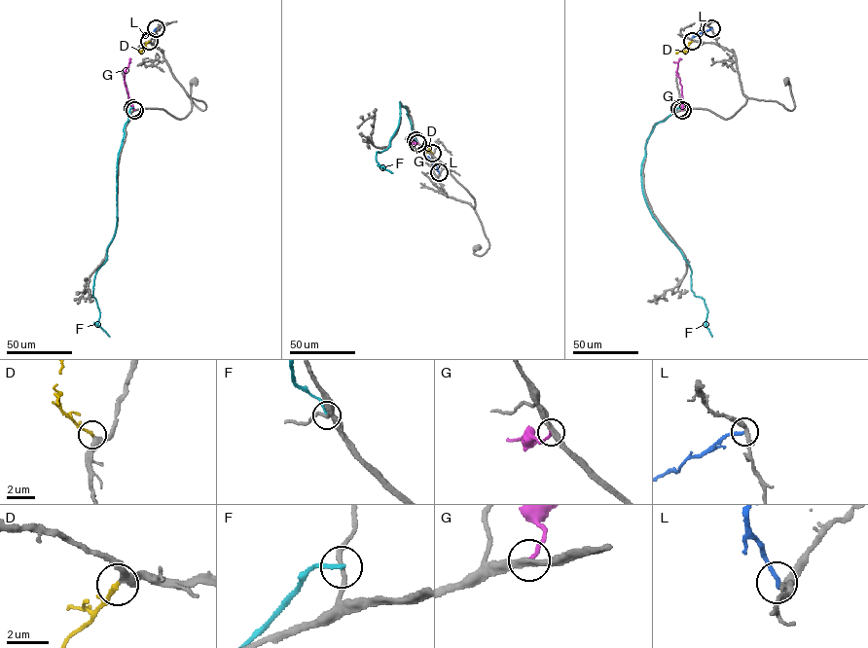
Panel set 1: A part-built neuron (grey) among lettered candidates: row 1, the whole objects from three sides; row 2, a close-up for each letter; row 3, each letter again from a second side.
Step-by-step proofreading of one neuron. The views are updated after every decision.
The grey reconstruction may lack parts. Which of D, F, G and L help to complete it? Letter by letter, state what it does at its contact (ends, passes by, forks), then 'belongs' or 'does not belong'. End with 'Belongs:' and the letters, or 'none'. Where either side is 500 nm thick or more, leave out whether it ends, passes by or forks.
D: it ends there; belongs
F: it ends there; does not belong
G: it ends there; does not belong
L: it ends there; does not belong
Belongs: D

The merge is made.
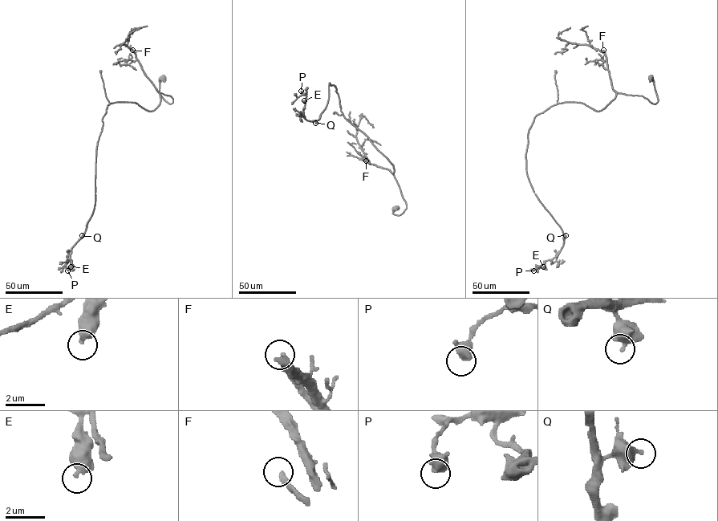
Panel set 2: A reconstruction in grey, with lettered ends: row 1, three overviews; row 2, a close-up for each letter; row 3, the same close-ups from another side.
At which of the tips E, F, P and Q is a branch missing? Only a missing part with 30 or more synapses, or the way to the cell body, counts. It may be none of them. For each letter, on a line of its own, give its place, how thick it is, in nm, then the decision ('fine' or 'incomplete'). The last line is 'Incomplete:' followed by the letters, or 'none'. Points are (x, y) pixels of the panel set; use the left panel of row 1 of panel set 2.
E: (70, 266) | 420 nm | fine
F: (132, 50) | 280 nm | incomplete
P: (67, 270) | 400 nm | fine
Q: (82, 235) | 420 nm | fine
Incomplete: F

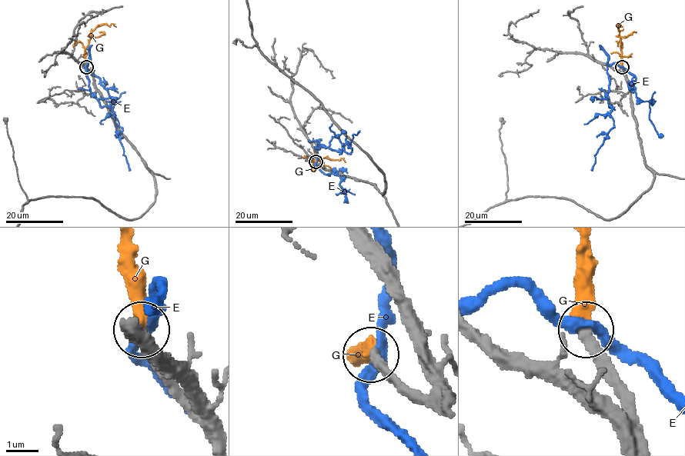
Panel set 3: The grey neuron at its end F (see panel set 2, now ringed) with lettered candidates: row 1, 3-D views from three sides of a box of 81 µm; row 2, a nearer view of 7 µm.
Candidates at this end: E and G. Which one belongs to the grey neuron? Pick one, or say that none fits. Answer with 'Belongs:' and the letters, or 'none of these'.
Belongs: G

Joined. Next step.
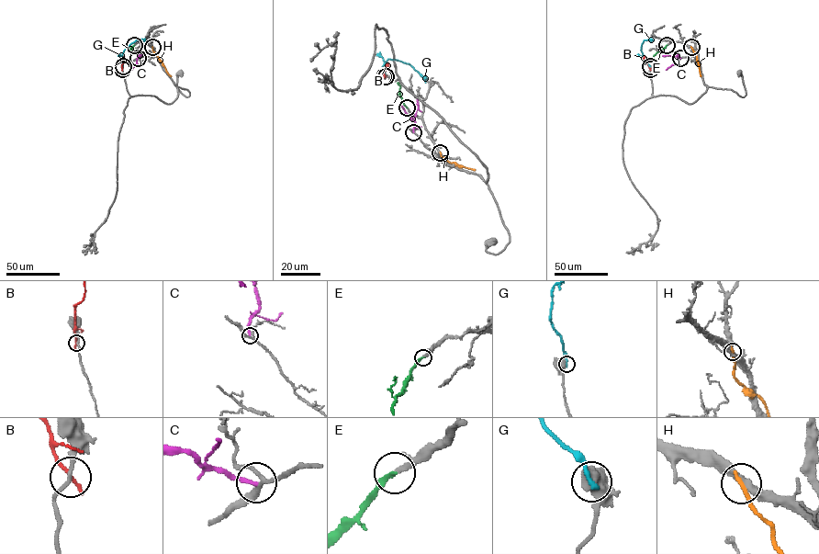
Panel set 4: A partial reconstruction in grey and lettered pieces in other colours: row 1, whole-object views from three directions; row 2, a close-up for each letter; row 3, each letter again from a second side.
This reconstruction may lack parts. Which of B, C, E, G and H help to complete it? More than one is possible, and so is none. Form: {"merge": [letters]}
{"merge": ["E"]}

